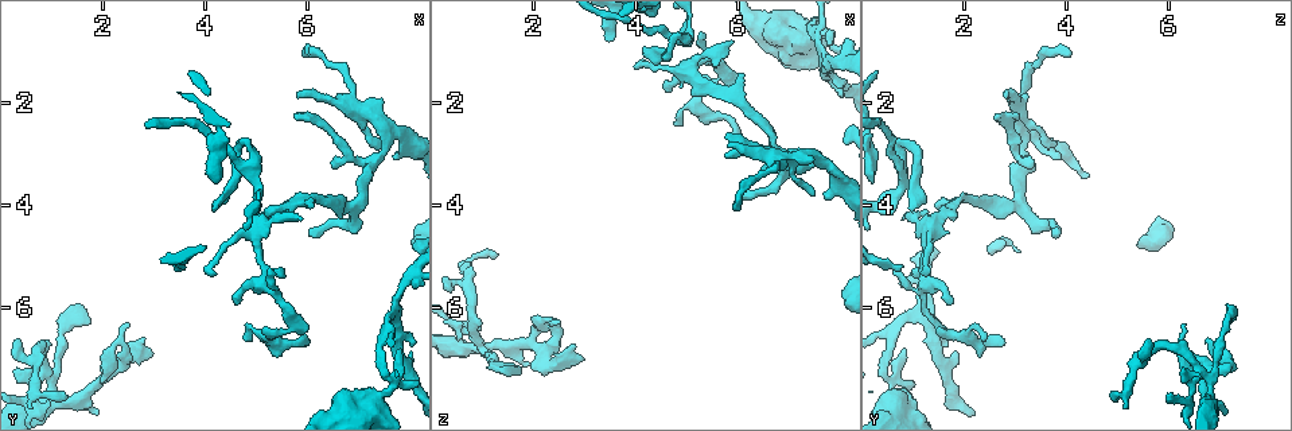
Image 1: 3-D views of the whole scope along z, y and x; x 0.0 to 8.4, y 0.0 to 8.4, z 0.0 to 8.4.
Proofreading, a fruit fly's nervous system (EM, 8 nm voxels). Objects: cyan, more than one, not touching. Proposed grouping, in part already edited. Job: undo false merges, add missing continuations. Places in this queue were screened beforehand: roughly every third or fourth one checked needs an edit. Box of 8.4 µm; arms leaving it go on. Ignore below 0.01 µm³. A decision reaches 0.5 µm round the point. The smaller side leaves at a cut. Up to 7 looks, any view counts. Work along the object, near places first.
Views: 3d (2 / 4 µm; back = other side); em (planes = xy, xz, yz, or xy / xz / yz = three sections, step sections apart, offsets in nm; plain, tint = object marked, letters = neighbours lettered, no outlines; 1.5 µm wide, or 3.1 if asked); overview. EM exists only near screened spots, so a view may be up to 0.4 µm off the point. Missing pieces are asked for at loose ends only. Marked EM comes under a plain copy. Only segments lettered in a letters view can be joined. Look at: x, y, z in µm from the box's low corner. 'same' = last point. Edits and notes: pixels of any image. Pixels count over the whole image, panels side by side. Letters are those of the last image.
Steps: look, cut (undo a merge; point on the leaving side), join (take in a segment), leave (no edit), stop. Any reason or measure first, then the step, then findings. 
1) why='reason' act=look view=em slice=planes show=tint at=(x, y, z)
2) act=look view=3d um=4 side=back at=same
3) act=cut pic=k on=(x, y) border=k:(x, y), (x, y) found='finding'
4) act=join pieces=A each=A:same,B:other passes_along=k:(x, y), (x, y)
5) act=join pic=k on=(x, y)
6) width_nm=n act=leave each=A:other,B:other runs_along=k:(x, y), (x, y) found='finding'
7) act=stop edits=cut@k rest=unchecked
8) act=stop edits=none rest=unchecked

act=look view=em slice=yz step=8 show=tint at=(5.85, 4.30, 0.80)

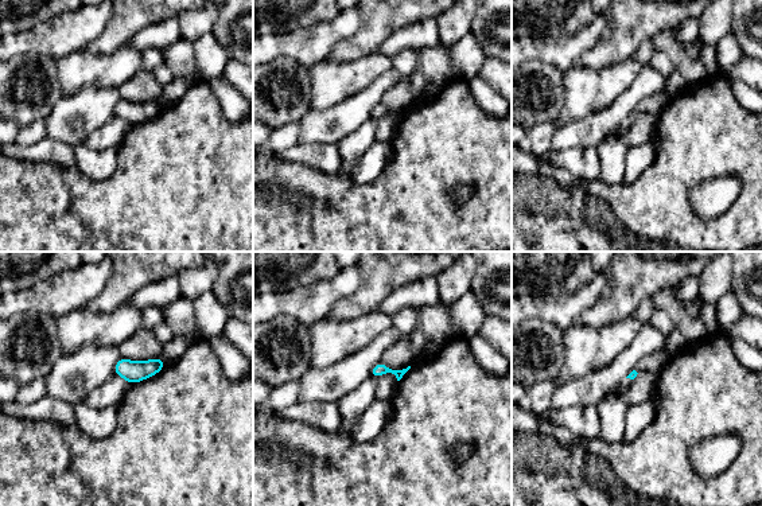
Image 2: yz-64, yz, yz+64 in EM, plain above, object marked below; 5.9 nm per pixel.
act=look view=em slice=xz step=8 show=letters at=same

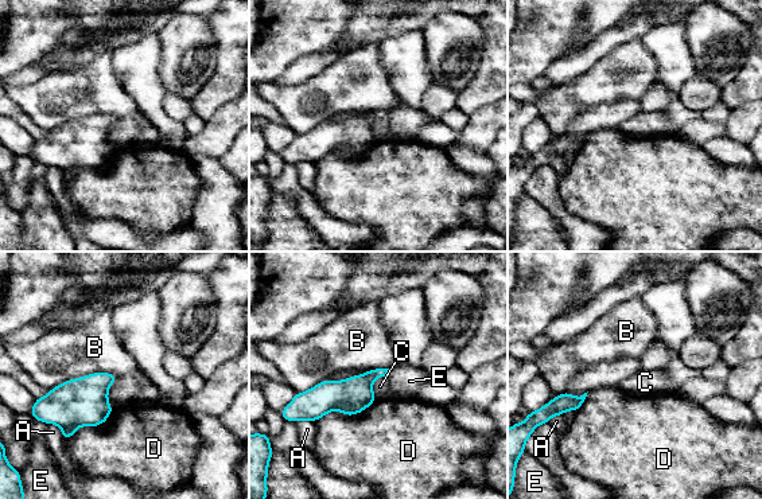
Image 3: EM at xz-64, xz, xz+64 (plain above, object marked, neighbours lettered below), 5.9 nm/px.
width_nm=100 act=leave each=A:other,B:other,C:other,D:other,E:other border=3:(119, 377), (90, 373), (53, 388) found='none of them fits'

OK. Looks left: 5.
why='abrupt turn' act=look view=em slice=planes show=tint at=(5.15, 6.60, 2.10)

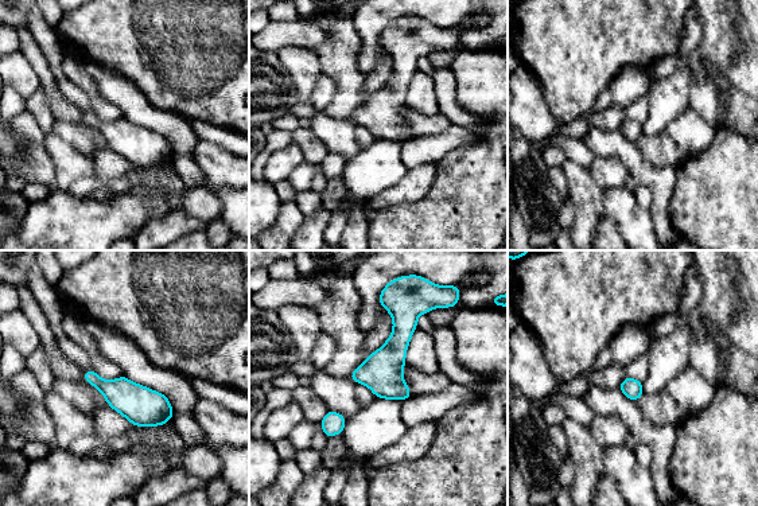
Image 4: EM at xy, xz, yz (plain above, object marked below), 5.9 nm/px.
why='what lies round it' act=look view=em slice=planes show=letters at=same

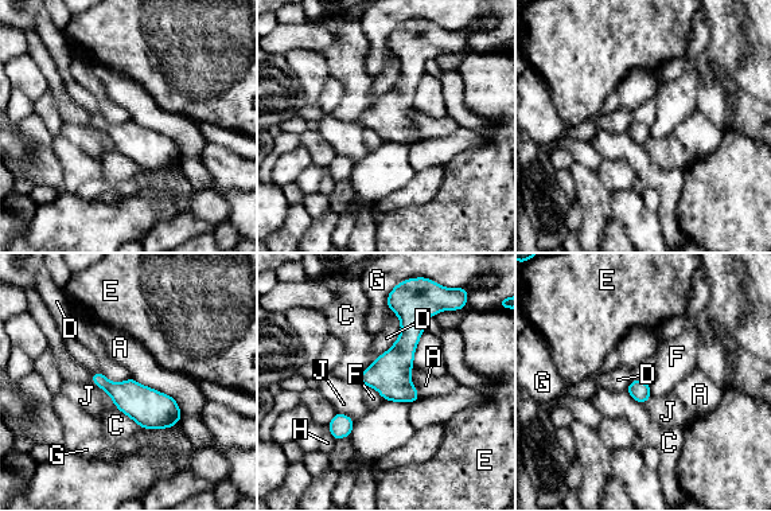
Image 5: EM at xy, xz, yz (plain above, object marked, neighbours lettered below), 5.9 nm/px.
longest_contact=C:360nm act=leave each=A:other,C:other,D:other,E:other,F:other,G:other,H:other,J:other border=5:(116, 406), (144, 428), (171, 428) found='all the same neuron'

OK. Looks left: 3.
why='side arm on a straight run' act=look view=3d um=4 at=(7.70, 6.10, 1.10)

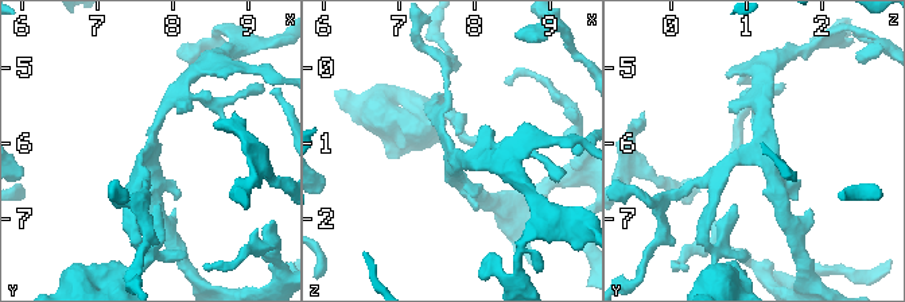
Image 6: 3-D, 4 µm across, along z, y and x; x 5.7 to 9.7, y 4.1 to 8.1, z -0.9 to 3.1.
arms=3 why='now the EM' act=look view=em slice=planes show=letters at=(7.70, 6.15, 1.10)

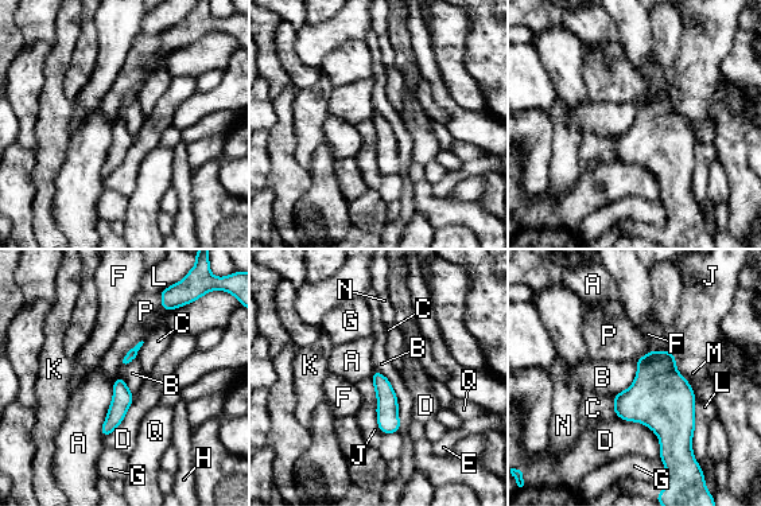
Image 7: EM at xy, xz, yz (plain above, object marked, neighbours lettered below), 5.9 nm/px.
act=leave each=A:other,B:other,C:other,D:other,E:other,F:other,G:other,H:other,J:other,K:other,L:other,M:other,N:other,P:other,Q:other runs_along=7:(376, 374), (393, 429) found='continuous, no second neuron'

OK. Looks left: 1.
act=stop edits=none rest=unchecked

